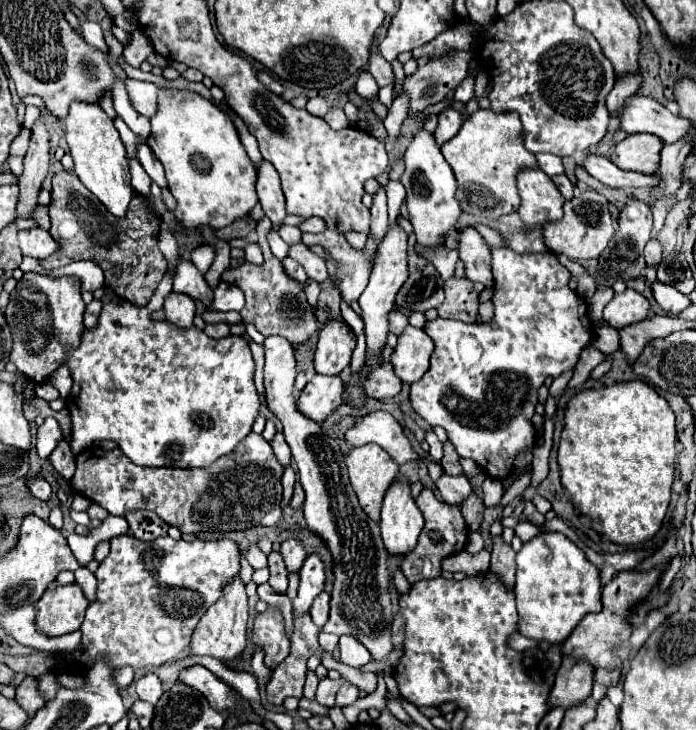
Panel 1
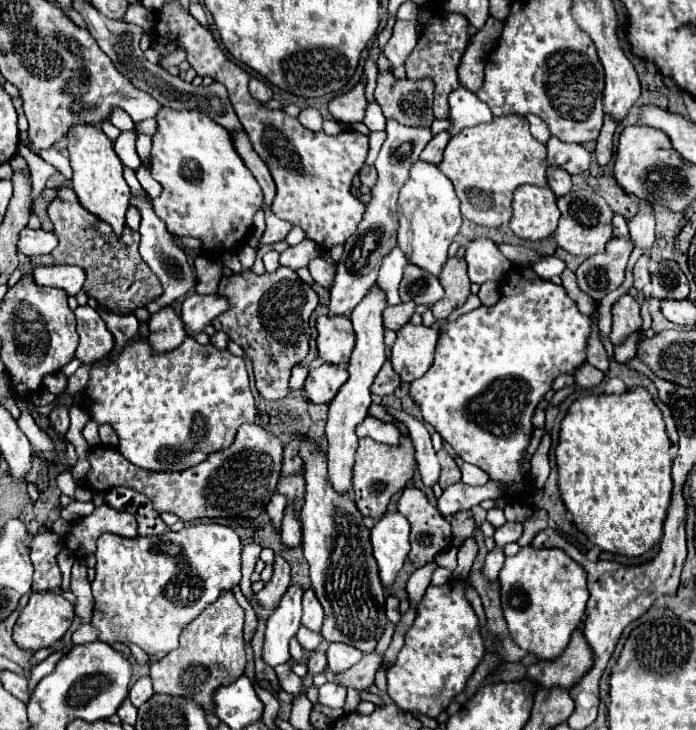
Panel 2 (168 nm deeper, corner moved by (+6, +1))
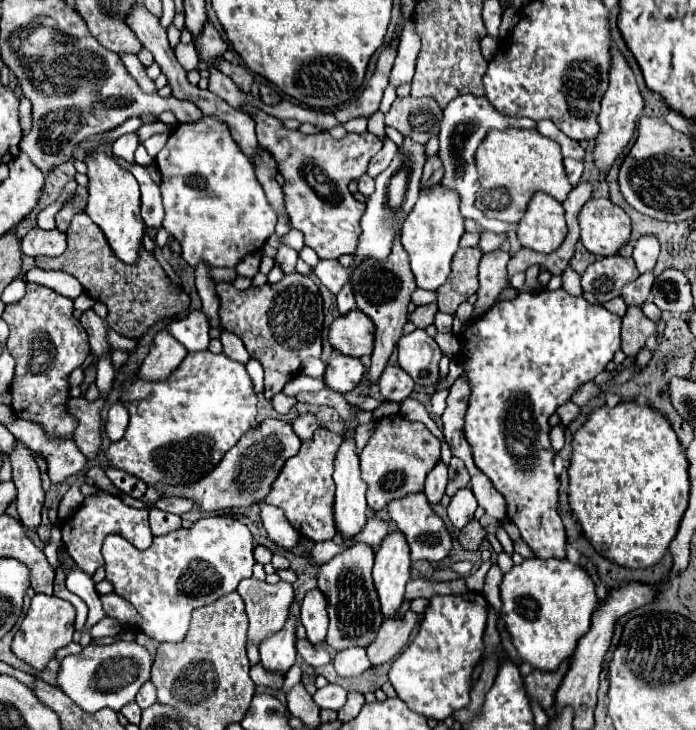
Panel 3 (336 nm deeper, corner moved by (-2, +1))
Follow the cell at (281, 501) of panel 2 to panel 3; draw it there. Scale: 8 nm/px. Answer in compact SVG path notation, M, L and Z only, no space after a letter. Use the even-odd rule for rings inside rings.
M260 506L260 518L262 524L268 532L268 536L282 548L292 548L298 544L300 534L290 526L290 522L286 522L286 516L282 514L282 510L274 508L274 506Z

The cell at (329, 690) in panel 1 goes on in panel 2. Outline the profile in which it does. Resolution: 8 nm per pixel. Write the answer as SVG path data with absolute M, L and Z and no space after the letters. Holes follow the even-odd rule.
M376 652L364 654L362 660L352 666L350 670L336 674L338 684L342 684L344 688L354 688L354 690L368 690L374 684L374 674L382 664L382 656L378 656Z

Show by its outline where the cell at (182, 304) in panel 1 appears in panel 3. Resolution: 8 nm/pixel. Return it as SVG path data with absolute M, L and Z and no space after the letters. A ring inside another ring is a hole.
M160 330L154 336L150 352L138 370L138 378L148 382L160 382L180 366L186 354L186 348L180 342L176 342L176 338L170 338L166 330Z

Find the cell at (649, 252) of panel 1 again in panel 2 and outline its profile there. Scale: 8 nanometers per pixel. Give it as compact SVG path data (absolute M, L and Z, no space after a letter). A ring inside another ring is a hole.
M642 254L638 258L638 262L634 264L634 288L638 288L638 290L644 290L644 286L650 284L648 264L650 264L650 254Z

